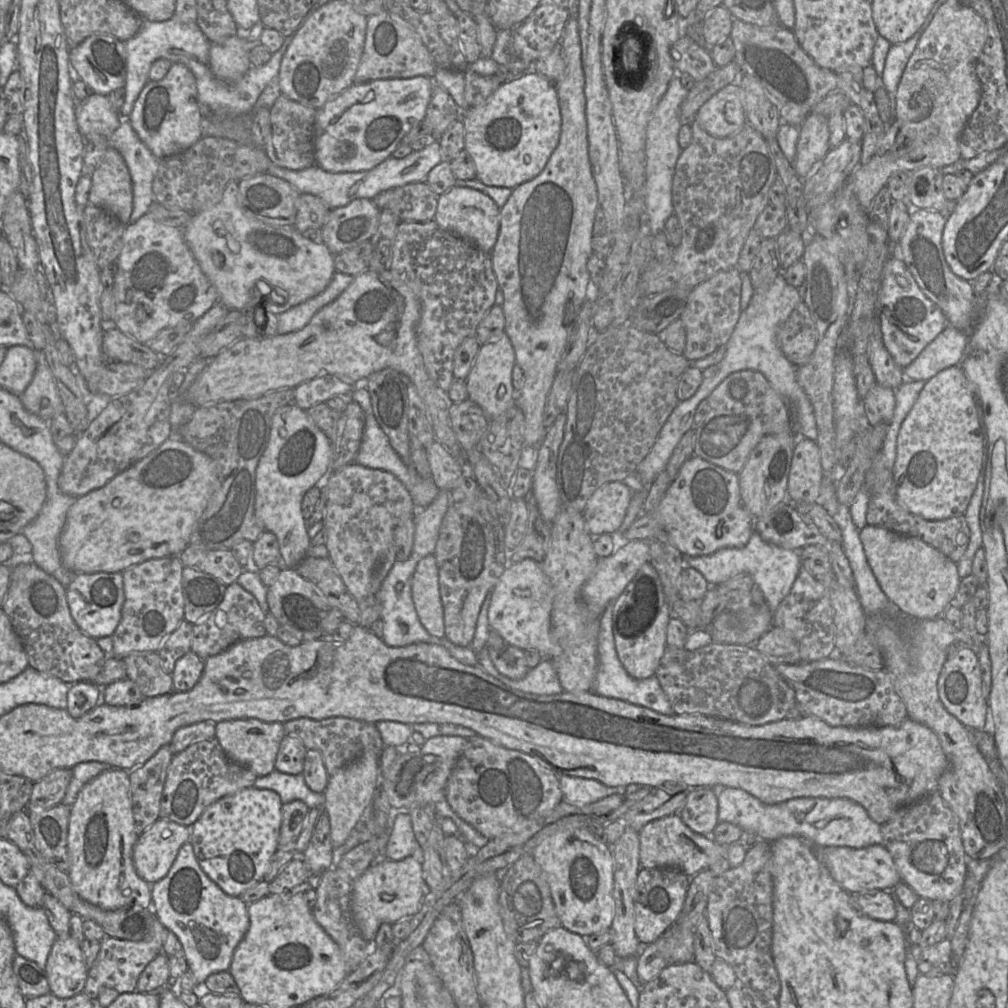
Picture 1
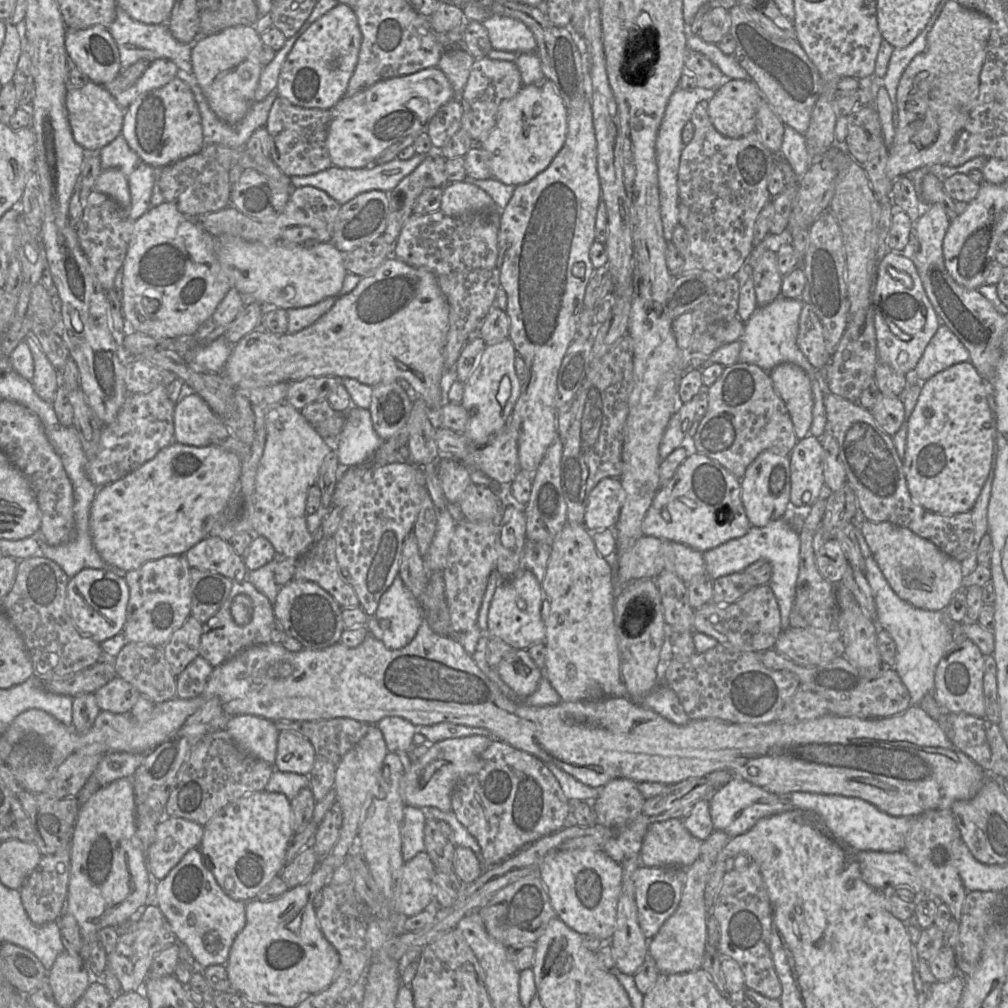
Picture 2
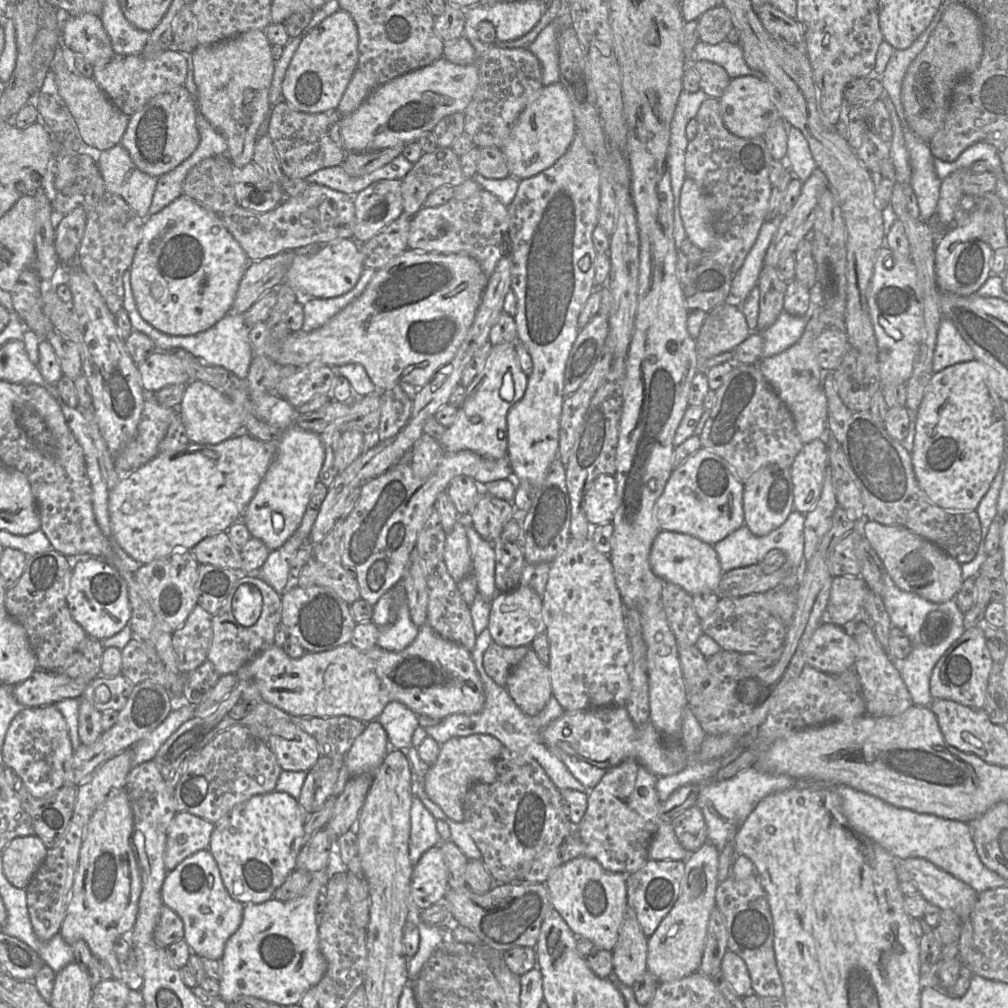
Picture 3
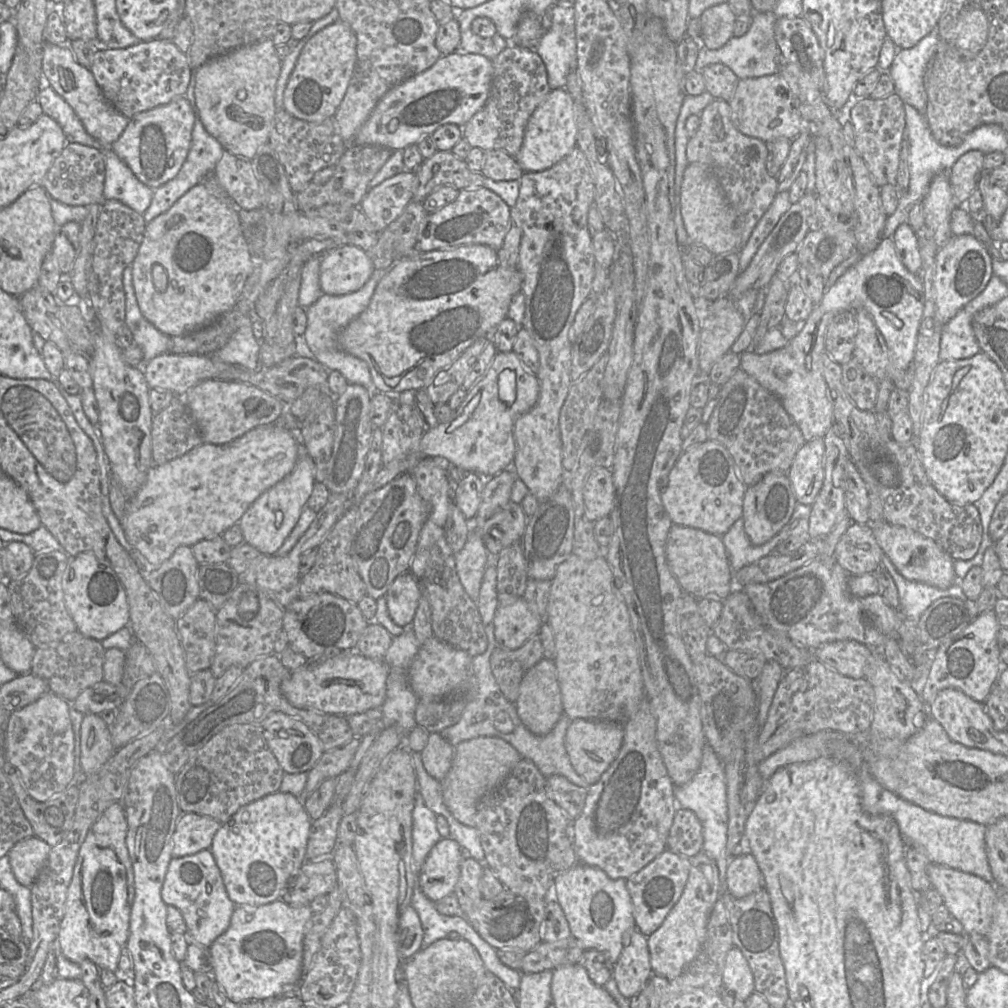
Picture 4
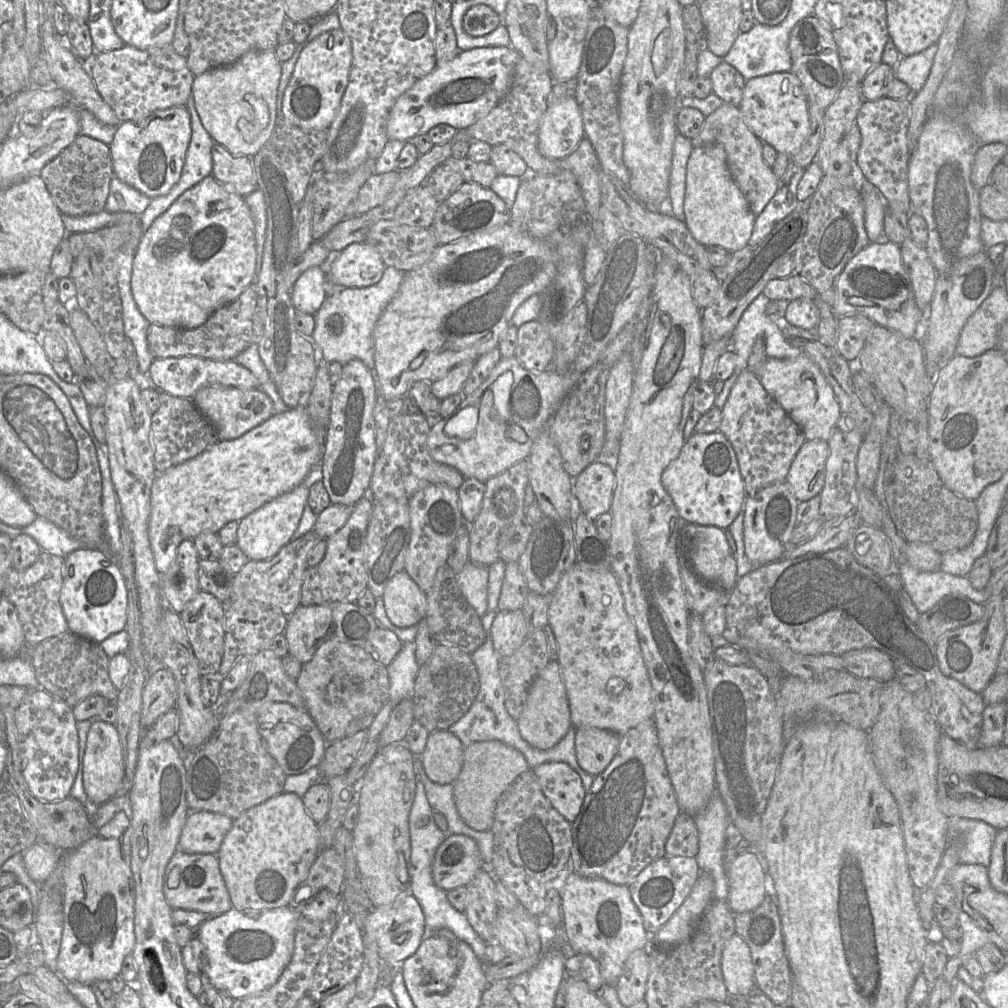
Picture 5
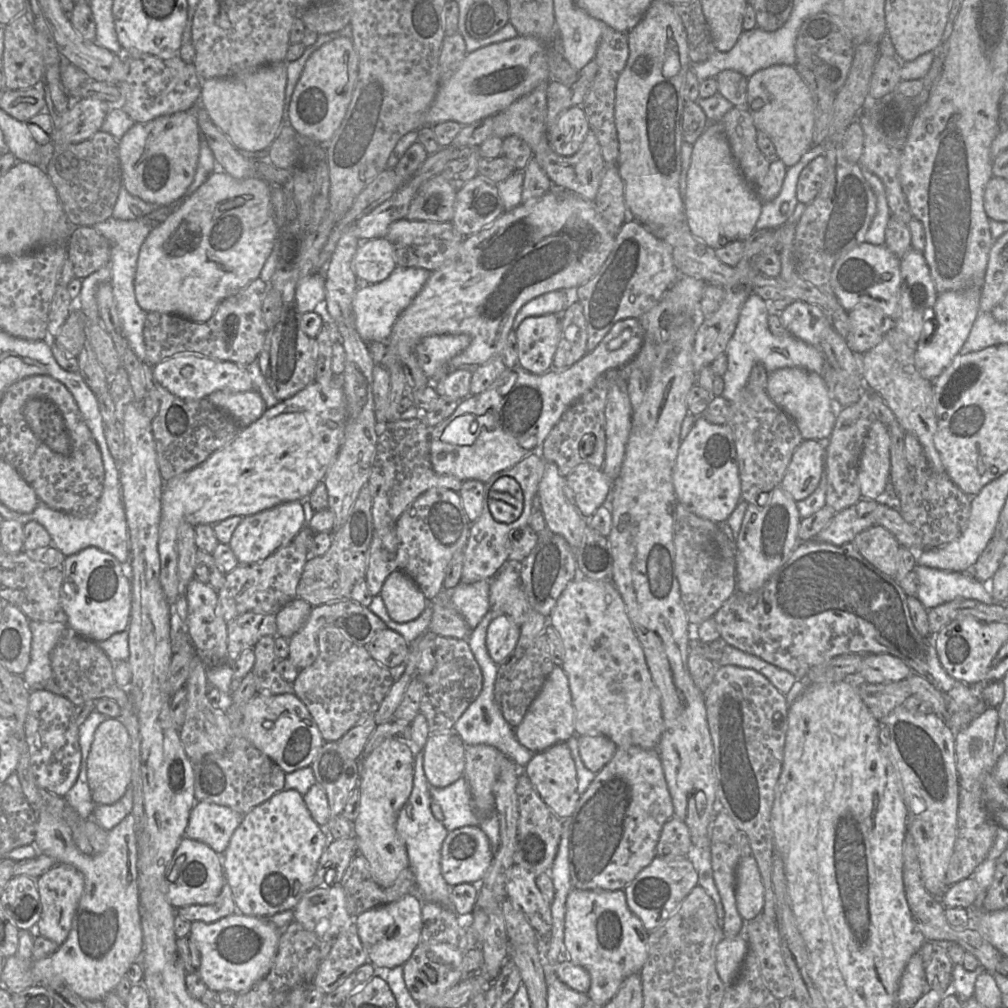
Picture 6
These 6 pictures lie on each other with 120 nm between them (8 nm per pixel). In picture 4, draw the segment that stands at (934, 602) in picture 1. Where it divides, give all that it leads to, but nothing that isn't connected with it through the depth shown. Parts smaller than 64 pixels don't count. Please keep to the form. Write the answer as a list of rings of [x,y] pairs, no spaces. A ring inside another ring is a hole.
[[[887,522],[866,525],[872,527],[878,544],[898,572],[906,579],[926,583],[940,589],[947,589],[958,581],[954,570],[954,559],[934,540],[909,528],[894,526]]]

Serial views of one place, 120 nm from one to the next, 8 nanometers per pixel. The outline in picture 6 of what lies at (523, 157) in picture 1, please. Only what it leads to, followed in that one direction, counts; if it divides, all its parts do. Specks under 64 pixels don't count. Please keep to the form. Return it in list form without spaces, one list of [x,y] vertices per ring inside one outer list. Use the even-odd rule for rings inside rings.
[[[573,106],[547,129],[548,143],[555,153],[571,156],[579,150],[589,130],[583,108]]]

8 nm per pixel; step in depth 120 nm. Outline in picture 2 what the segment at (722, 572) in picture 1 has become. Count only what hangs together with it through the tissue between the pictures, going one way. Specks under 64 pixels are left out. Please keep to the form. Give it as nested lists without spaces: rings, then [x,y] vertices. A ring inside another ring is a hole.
[[[780,518],[764,527],[751,525],[744,536],[731,539],[702,554],[705,563],[705,573],[713,581],[722,576],[742,572],[760,559],[768,561],[772,567],[768,585],[771,587],[780,609],[781,629],[784,631],[790,627],[789,614],[795,600],[796,581],[799,574],[800,536],[790,526],[786,518]]]

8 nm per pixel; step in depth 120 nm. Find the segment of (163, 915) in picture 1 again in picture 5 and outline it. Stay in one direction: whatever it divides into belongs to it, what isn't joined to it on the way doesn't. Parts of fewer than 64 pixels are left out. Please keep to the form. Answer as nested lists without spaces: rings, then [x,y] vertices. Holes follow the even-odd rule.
[[[177,849],[165,869],[163,890],[172,909],[193,910],[214,917],[224,914],[232,908],[231,898],[220,871],[218,857],[215,854],[186,853]],[[173,868],[177,868],[179,875],[179,885],[176,888],[168,885],[168,878]]]

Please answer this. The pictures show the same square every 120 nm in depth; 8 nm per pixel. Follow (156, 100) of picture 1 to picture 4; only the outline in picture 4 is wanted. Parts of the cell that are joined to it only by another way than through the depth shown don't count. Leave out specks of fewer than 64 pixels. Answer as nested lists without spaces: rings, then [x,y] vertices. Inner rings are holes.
[[[186,96],[136,114],[111,149],[145,185],[156,189],[174,178],[190,151],[195,114]]]

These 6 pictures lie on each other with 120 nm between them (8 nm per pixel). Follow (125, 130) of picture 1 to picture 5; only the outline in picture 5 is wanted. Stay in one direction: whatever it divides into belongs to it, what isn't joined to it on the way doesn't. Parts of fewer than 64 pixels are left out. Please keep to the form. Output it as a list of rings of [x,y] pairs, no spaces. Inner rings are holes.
[[[115,175],[111,180],[105,210],[111,213],[131,213],[141,216],[152,199]]]

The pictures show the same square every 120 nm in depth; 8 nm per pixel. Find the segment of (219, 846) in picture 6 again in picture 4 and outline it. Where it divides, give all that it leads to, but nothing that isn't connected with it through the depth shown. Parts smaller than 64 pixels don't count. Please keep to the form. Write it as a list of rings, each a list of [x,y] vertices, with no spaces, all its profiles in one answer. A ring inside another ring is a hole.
[[[182,813],[172,836],[173,857],[184,857],[210,849],[221,823],[197,813]]]

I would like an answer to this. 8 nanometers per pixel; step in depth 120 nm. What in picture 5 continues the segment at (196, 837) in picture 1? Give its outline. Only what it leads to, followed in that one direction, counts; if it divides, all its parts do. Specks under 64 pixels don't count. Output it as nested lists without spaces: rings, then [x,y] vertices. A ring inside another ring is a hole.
[[[281,792],[253,806],[233,820],[217,852],[219,867],[228,889],[232,907],[244,914],[287,906],[296,888],[307,878],[320,848],[318,825],[296,793]]]

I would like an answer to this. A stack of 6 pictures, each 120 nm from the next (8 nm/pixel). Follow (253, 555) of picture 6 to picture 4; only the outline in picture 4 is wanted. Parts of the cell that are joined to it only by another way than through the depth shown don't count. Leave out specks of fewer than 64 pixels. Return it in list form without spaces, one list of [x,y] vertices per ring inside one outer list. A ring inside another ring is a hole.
[[[302,449],[292,472],[261,494],[240,518],[238,525],[243,535],[243,543],[253,546],[261,554],[274,555],[297,524],[314,483],[314,461]]]

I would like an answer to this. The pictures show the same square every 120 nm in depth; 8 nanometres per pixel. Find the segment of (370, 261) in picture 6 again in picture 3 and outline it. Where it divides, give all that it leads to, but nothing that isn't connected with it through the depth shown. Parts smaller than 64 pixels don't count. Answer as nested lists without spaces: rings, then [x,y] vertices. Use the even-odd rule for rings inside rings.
[[[341,239],[325,244],[312,255],[295,254],[284,283],[297,294],[310,298],[333,298],[346,294],[358,282],[364,269],[360,244],[354,239]]]

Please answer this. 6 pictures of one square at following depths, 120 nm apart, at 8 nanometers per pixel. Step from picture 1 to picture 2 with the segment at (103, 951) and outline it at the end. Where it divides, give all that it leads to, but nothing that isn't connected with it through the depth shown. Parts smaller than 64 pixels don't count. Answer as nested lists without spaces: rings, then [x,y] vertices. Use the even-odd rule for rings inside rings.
[[[153,901],[138,914],[137,921],[128,921],[114,928],[118,928],[120,935],[115,949],[107,955],[106,969],[118,978],[123,993],[137,991],[142,993],[154,958],[164,948],[176,943],[177,937],[168,920]]]

